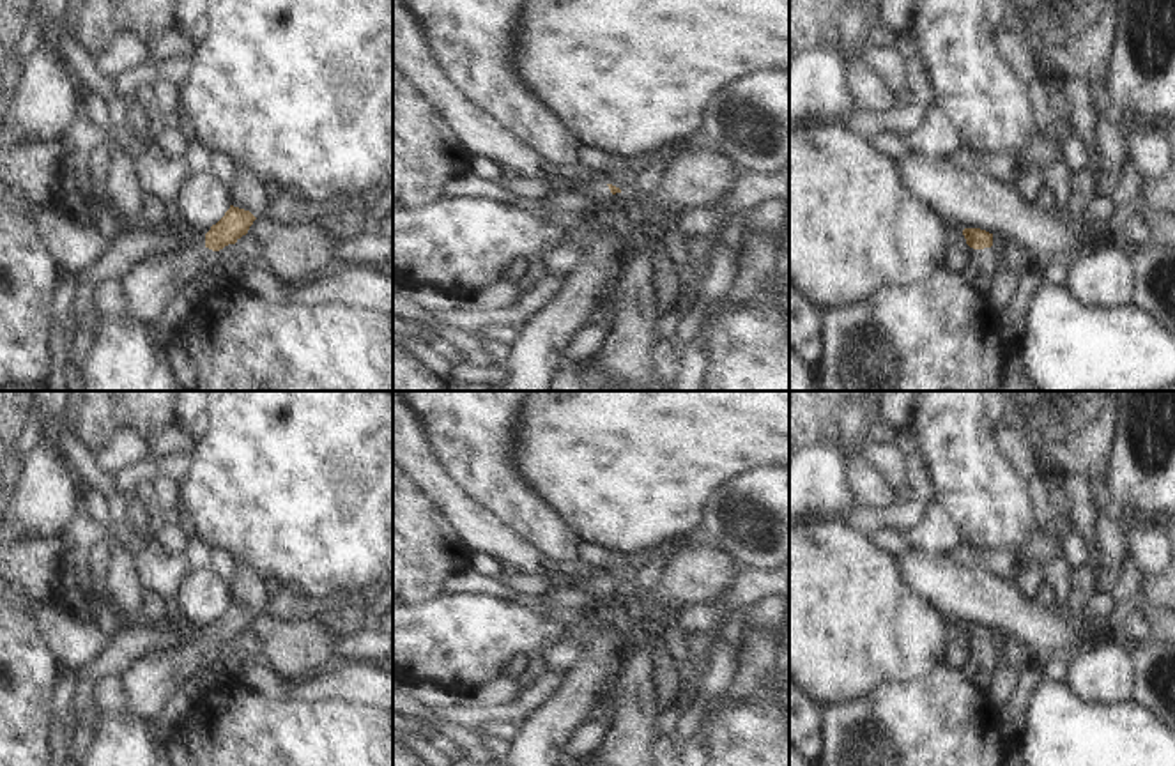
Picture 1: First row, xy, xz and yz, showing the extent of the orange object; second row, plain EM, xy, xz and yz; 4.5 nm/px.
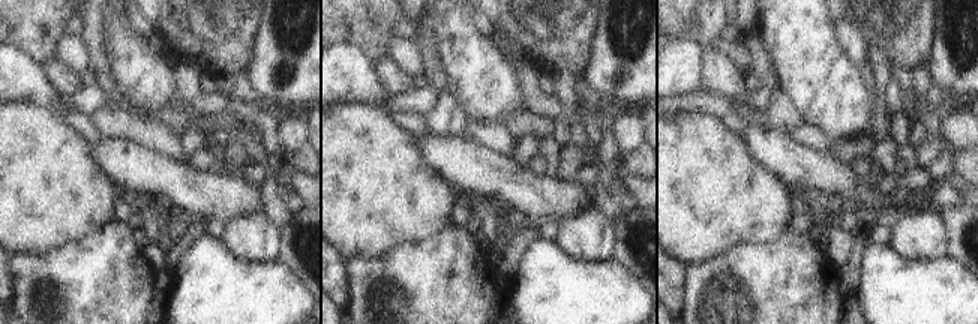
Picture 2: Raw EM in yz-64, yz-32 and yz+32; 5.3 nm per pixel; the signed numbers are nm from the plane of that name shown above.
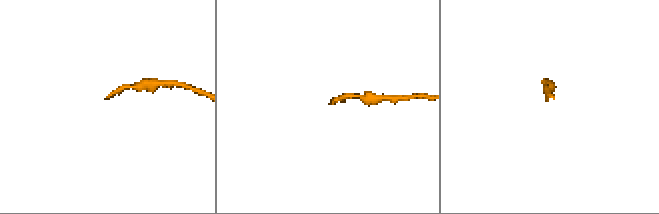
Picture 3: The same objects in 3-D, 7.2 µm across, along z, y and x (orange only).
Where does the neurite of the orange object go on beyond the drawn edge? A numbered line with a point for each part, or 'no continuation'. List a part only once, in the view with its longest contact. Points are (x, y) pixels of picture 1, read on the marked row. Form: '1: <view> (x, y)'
1: yz (988, 260).

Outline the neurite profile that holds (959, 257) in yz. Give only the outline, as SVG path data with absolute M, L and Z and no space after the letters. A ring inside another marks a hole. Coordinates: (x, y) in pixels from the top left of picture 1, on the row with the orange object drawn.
M954 241L947 249L945 265L957 274L971 274L975 271L977 249L961 241Z

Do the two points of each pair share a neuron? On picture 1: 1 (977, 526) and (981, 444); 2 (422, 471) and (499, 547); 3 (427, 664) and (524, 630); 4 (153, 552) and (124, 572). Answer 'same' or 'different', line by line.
1: same
2: same
3: same
4: different

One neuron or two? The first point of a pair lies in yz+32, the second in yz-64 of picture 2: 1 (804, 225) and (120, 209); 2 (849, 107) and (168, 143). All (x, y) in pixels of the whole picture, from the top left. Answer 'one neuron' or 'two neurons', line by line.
1: one neuron
2: two neurons

